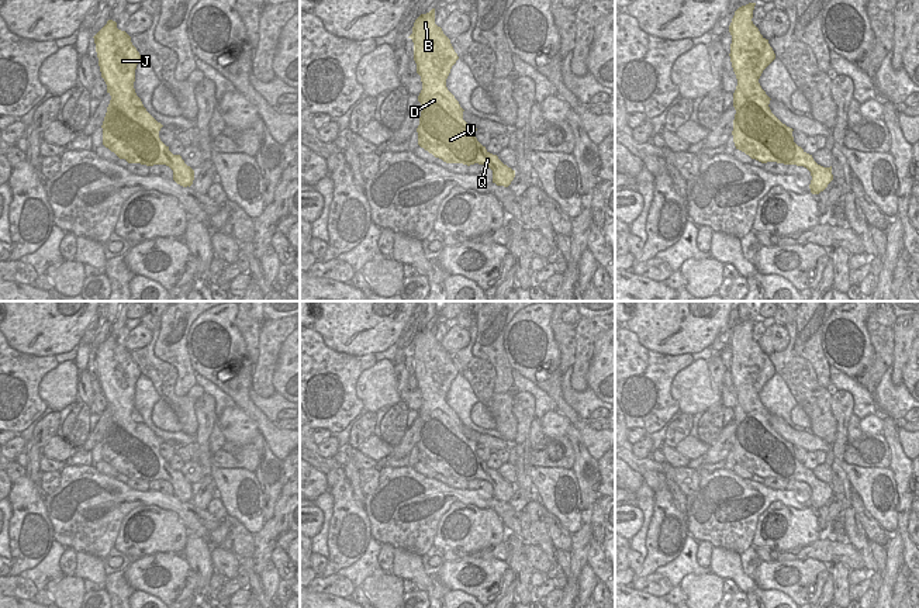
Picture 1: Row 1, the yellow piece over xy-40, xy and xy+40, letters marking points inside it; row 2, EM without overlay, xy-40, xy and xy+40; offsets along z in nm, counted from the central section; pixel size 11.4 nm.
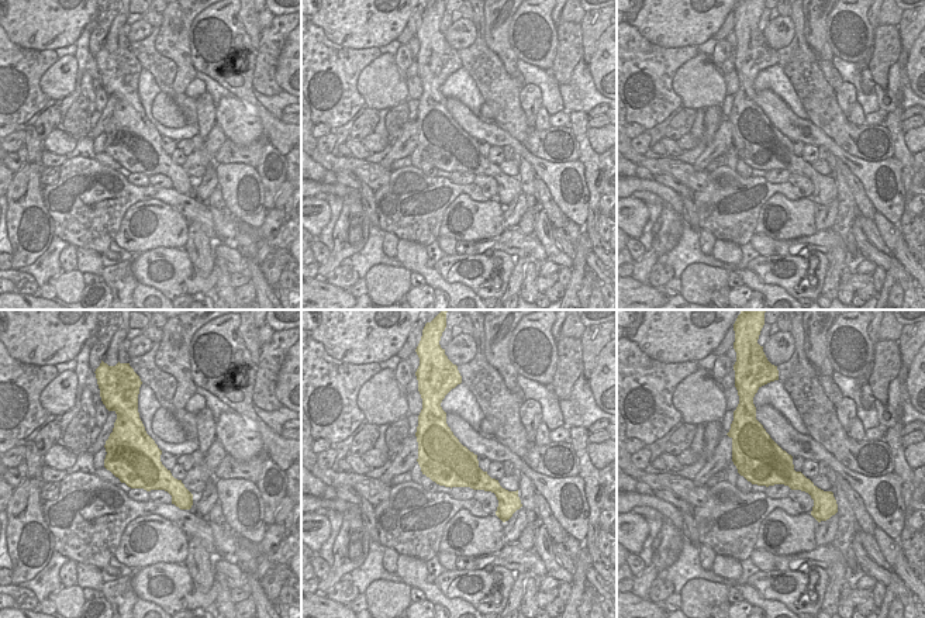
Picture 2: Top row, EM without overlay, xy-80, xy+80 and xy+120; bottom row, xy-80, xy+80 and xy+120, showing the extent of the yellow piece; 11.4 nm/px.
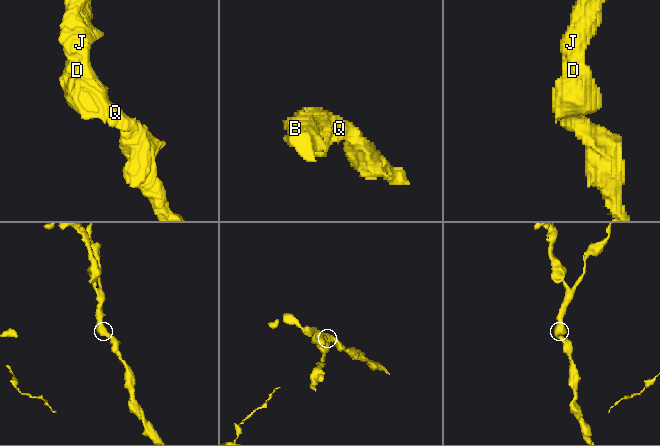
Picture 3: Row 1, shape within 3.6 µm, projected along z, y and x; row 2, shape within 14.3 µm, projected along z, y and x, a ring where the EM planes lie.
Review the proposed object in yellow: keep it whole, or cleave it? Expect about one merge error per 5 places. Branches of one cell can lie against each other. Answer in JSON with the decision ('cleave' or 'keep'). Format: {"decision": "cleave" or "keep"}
{"decision": "keep"}

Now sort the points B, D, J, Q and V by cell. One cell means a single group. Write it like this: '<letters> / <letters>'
B D J Q V

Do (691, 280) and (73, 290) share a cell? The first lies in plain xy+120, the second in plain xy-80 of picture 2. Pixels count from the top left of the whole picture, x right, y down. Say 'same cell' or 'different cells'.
same cell

